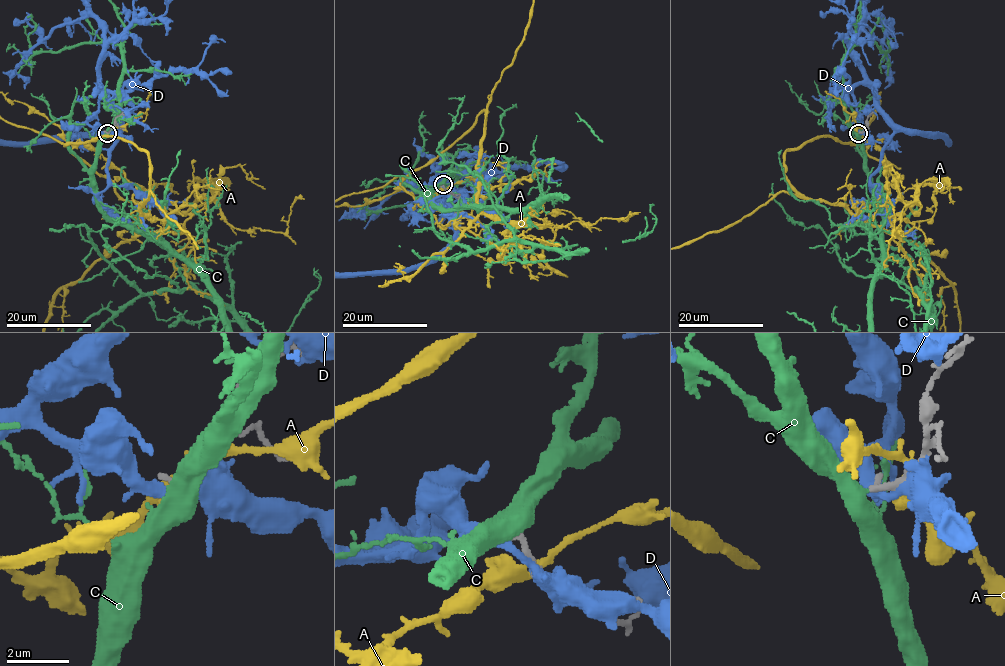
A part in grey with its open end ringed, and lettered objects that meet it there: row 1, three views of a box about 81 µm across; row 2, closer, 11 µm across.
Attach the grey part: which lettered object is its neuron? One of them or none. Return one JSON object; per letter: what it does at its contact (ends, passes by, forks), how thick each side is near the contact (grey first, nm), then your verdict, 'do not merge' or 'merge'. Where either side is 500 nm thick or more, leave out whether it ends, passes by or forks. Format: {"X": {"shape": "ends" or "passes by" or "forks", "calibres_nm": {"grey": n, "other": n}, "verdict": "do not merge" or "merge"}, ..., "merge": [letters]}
{"A": {"shape": "passes by", "calibres_nm": {"grey": 180, "other": 280}, "verdict": "do not merge"}, "C": {"shape": "passes by", "calibres_nm": {"grey": 240, "other": 480}, "verdict": "merge"}, "D": {"shape": "forks", "calibres_nm": {"grey": 200, "other": 300}, "verdict": "do not merge"}, "merge": ["C"]}

